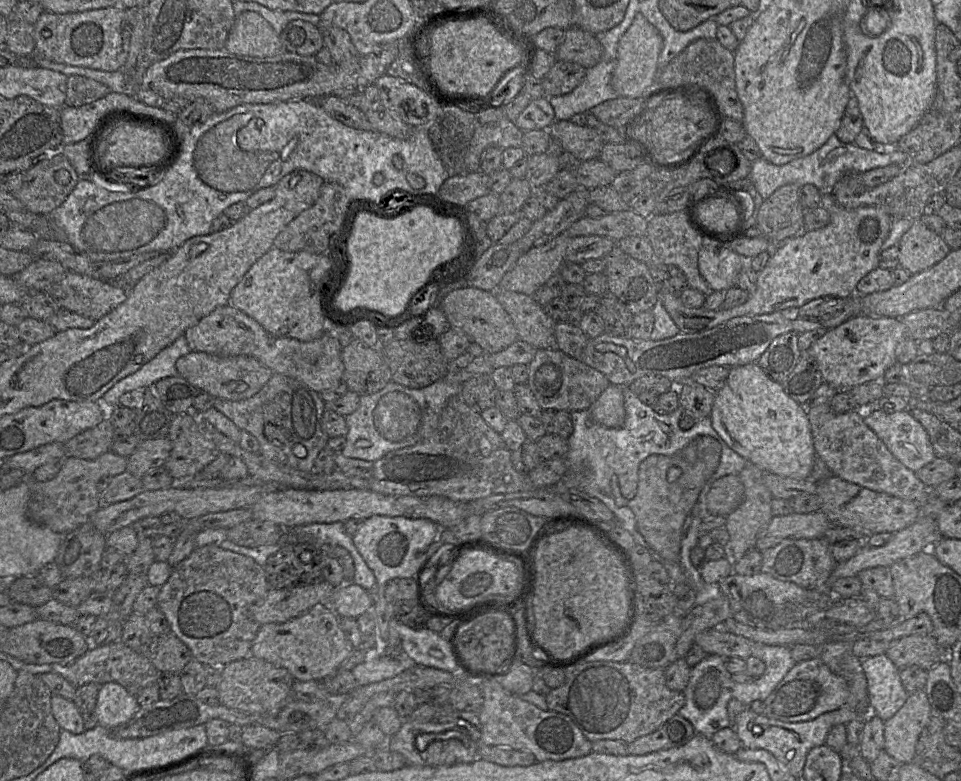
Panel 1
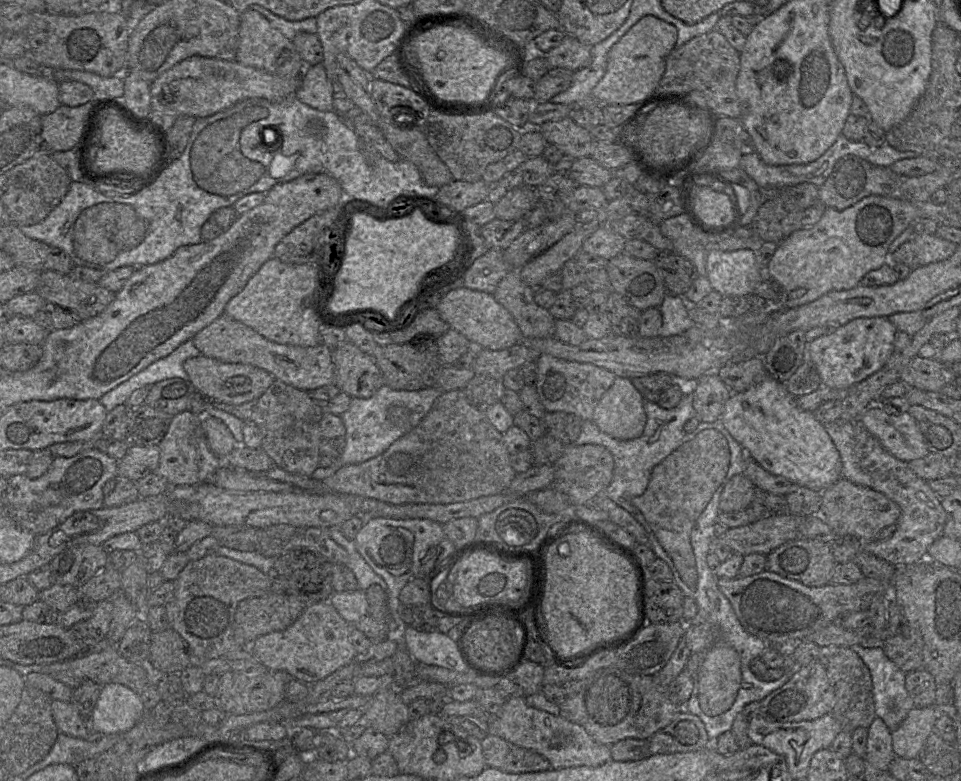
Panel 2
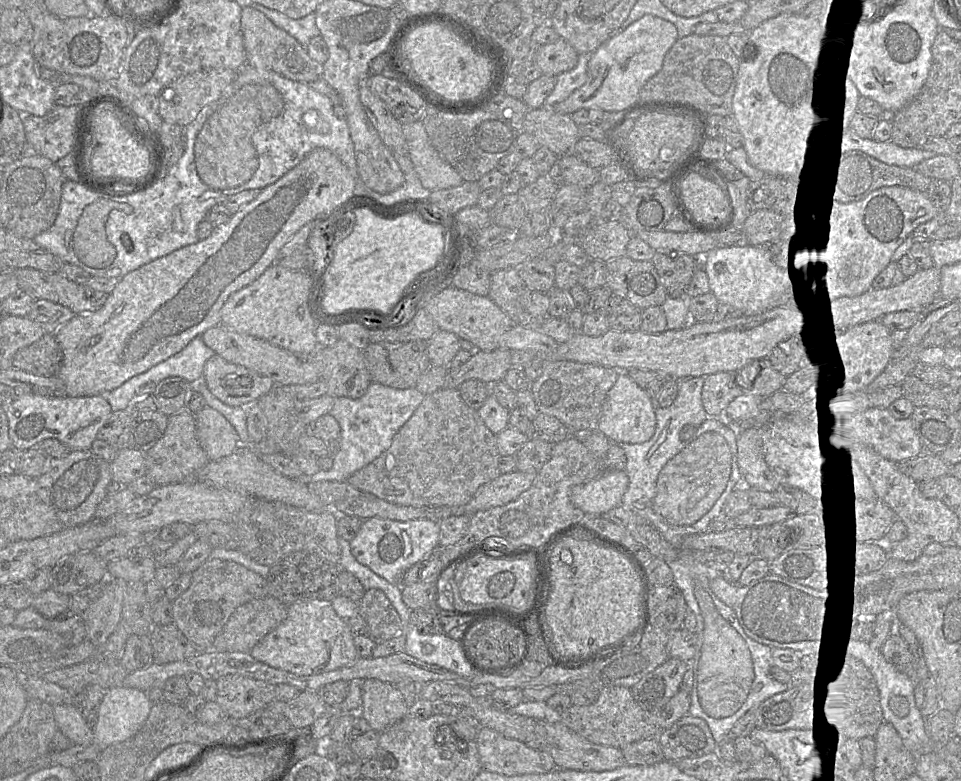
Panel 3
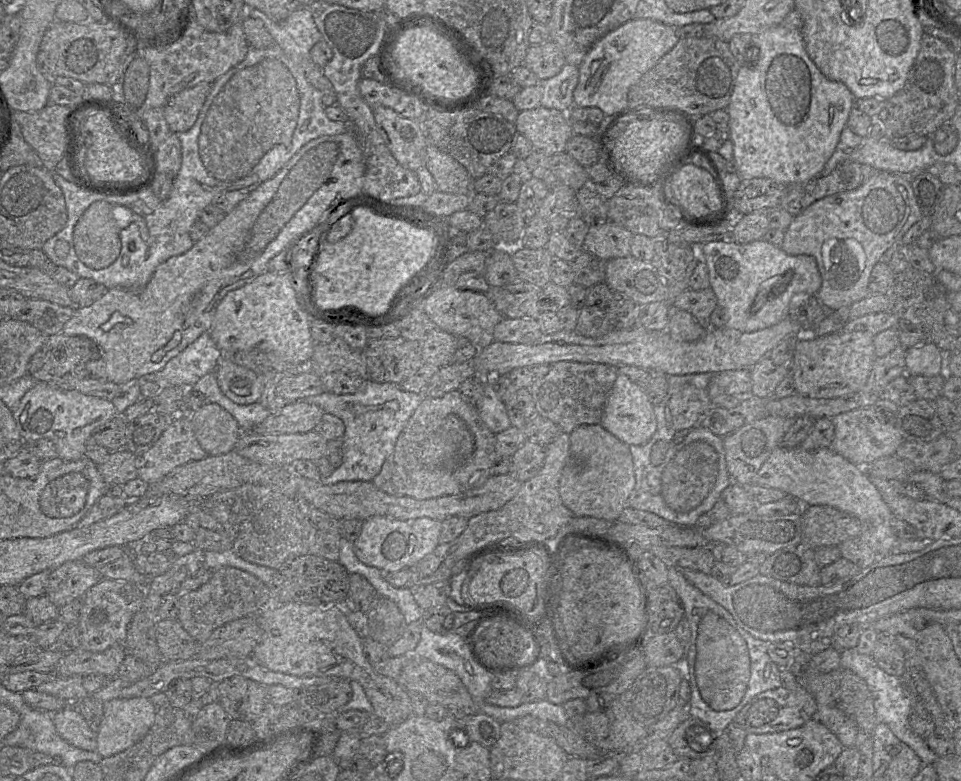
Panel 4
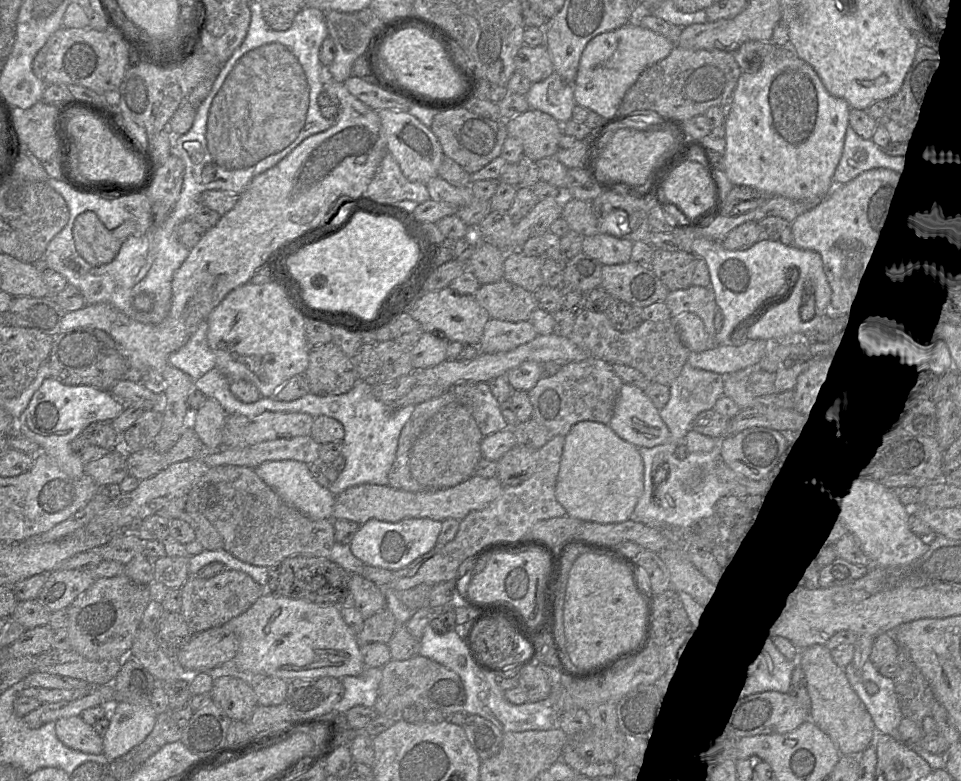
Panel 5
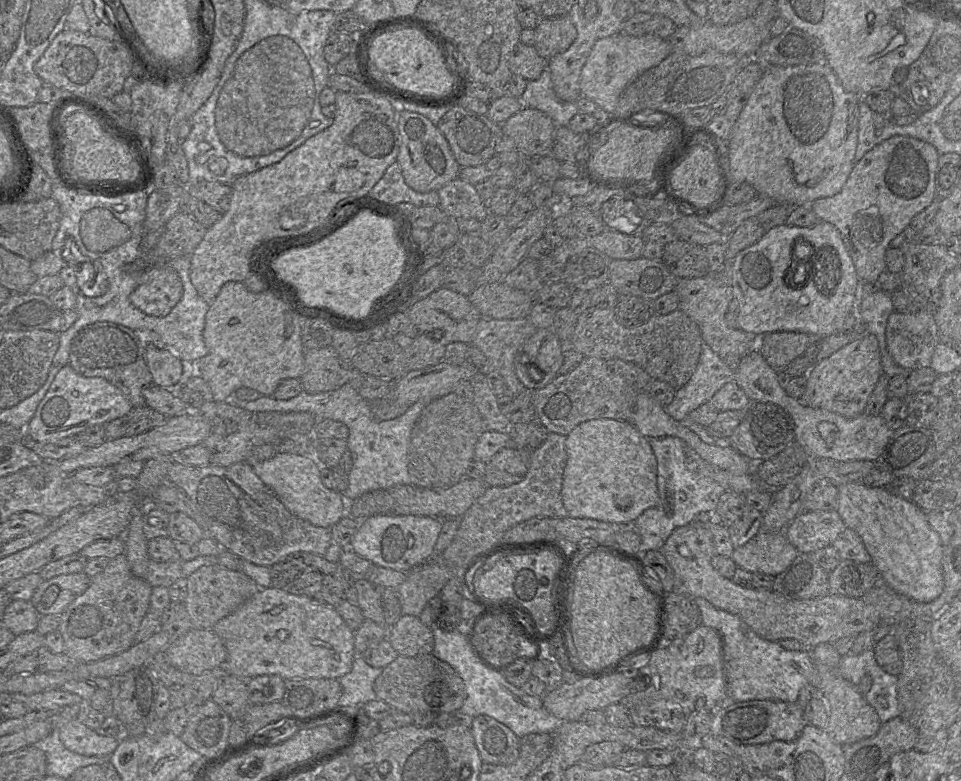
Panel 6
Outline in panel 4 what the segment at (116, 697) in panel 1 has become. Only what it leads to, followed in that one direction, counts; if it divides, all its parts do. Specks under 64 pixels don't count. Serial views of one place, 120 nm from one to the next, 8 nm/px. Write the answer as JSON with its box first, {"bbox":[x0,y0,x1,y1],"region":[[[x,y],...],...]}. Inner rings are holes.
{"bbox":[96,698,156,758],"region":[[[123,698],[104,702],[96,751],[107,758],[132,747],[148,733],[155,714],[156,707],[149,698]]]}

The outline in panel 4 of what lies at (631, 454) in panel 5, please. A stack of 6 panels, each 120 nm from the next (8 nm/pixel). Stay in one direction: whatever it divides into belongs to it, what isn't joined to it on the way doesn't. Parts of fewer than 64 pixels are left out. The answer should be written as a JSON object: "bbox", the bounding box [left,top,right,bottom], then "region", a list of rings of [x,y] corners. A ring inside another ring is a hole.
{"bbox":[559,424,636,521],"region":[[[602,424],[581,425],[569,436],[570,458],[559,483],[562,502],[575,516],[618,521],[623,510],[629,507],[628,499],[636,484],[630,446],[607,431]]]}

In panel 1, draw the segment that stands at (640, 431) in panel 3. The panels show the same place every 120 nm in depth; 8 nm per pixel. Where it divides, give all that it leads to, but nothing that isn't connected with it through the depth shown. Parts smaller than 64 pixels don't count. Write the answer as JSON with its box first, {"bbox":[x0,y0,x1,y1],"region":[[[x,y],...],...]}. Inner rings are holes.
{"bbox":[590,384,626,427],"region":[[[611,384],[592,405],[590,412],[605,427],[621,427],[626,418],[623,387]]]}

